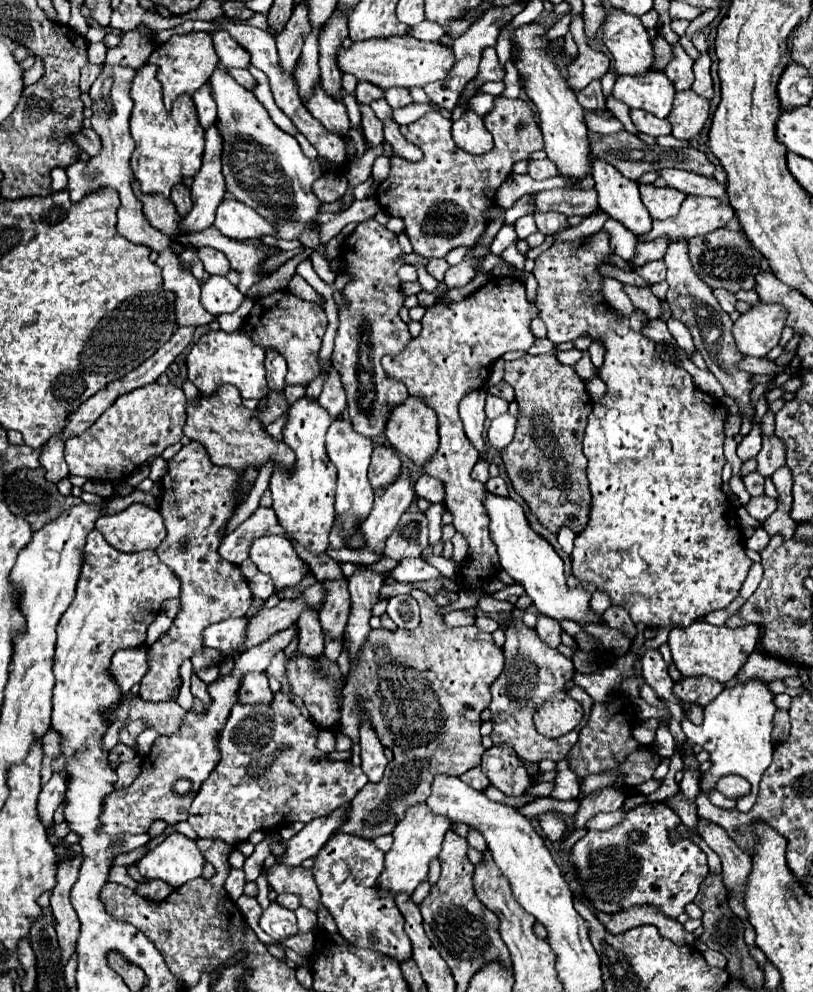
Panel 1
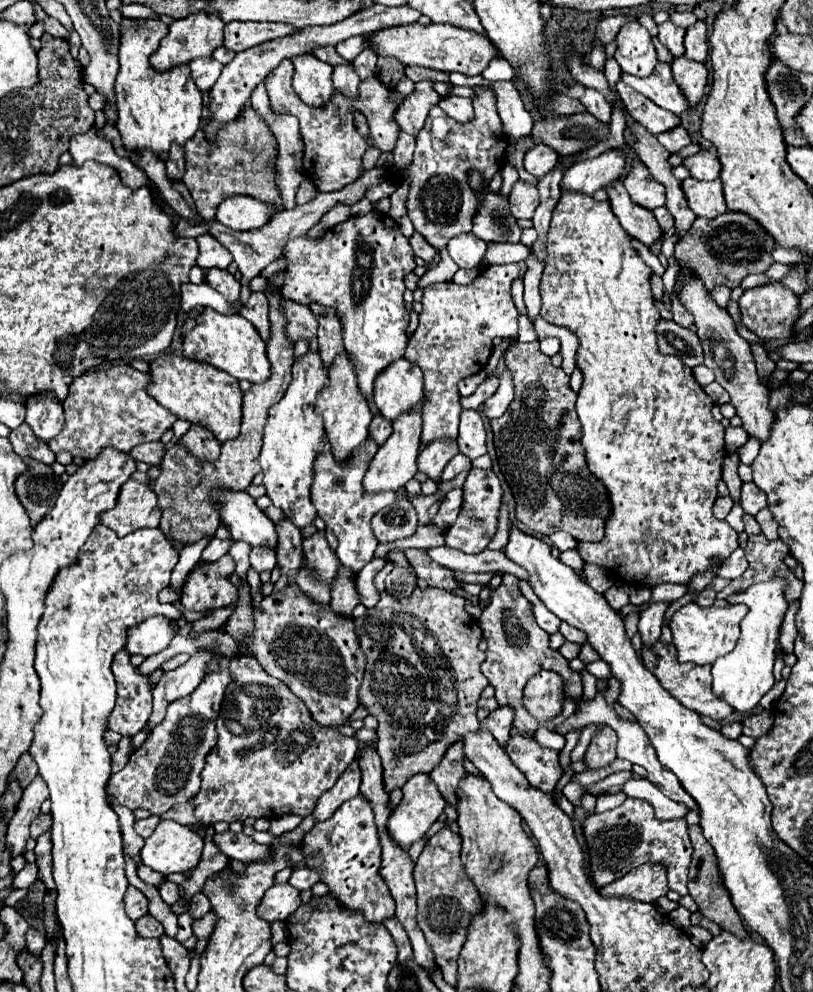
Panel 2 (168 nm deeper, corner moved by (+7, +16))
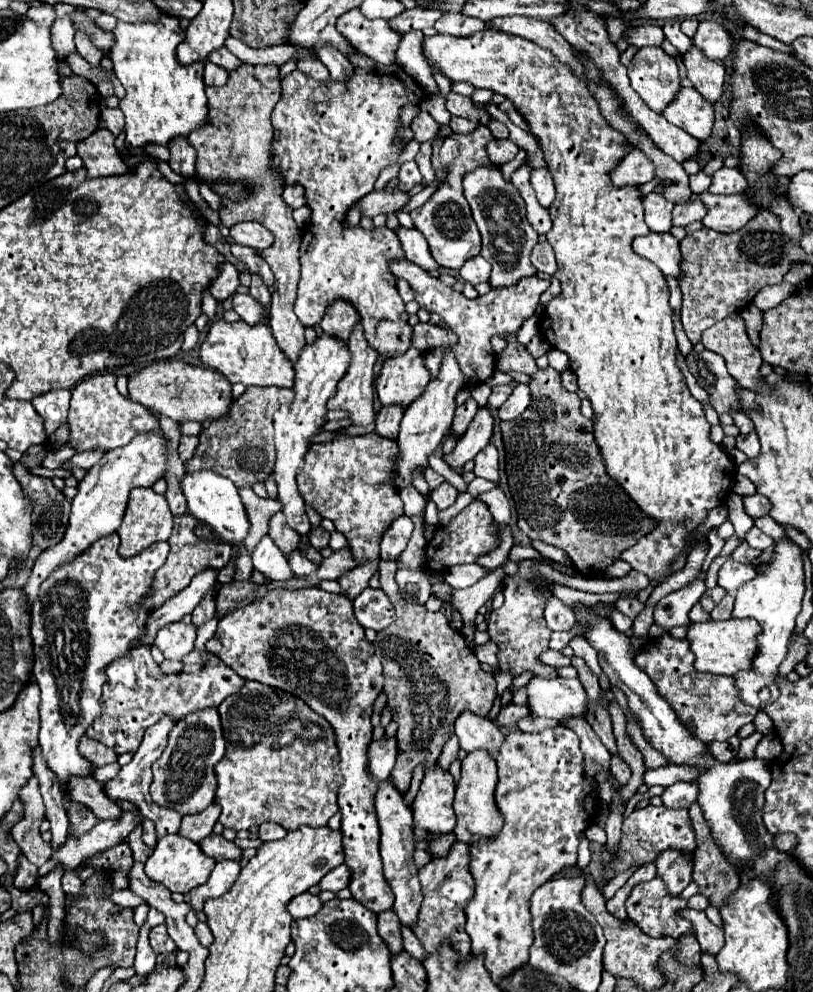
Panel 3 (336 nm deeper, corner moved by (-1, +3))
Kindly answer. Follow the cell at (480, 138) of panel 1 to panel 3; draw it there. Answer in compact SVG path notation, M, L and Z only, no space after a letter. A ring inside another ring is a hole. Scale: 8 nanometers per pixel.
M452 117L450 119L450 127L454 133L470 133L476 129L476 123L464 119L464 117Z

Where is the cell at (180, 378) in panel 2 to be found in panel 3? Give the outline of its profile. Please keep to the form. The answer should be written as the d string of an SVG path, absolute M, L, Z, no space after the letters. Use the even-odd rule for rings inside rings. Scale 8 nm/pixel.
M164 361L156 365L148 365L130 375L130 399L148 407L154 413L166 415L178 423L182 421L216 421L228 417L232 399L232 385L216 371L188 365L184 361Z

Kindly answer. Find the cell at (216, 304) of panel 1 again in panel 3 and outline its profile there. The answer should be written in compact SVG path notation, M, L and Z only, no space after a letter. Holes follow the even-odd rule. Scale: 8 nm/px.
M242 293L232 295L232 309L242 317L242 321L246 321L250 325L256 325L264 315L262 305L256 299L252 299L250 295L242 295Z

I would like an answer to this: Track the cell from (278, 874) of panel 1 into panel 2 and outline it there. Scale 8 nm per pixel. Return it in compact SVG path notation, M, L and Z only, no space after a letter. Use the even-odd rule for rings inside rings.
M214 832L212 834L212 842L216 844L216 848L226 854L228 858L234 858L234 860L266 860L272 856L272 850L264 844L256 844L250 836L246 836L244 832L240 834L234 834L234 832Z

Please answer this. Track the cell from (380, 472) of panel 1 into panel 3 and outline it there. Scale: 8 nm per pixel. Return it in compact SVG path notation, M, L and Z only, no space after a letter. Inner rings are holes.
M398 405L382 407L380 413L376 415L376 433L388 439L396 439L402 415L404 415L404 409Z

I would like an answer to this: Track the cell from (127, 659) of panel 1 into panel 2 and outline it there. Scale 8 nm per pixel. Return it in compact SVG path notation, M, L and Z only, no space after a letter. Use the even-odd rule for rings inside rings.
M152 616L144 620L138 628L134 628L134 632L130 632L130 640L126 642L130 654L152 656L168 648L170 640L176 636L170 622L172 620L166 616Z

